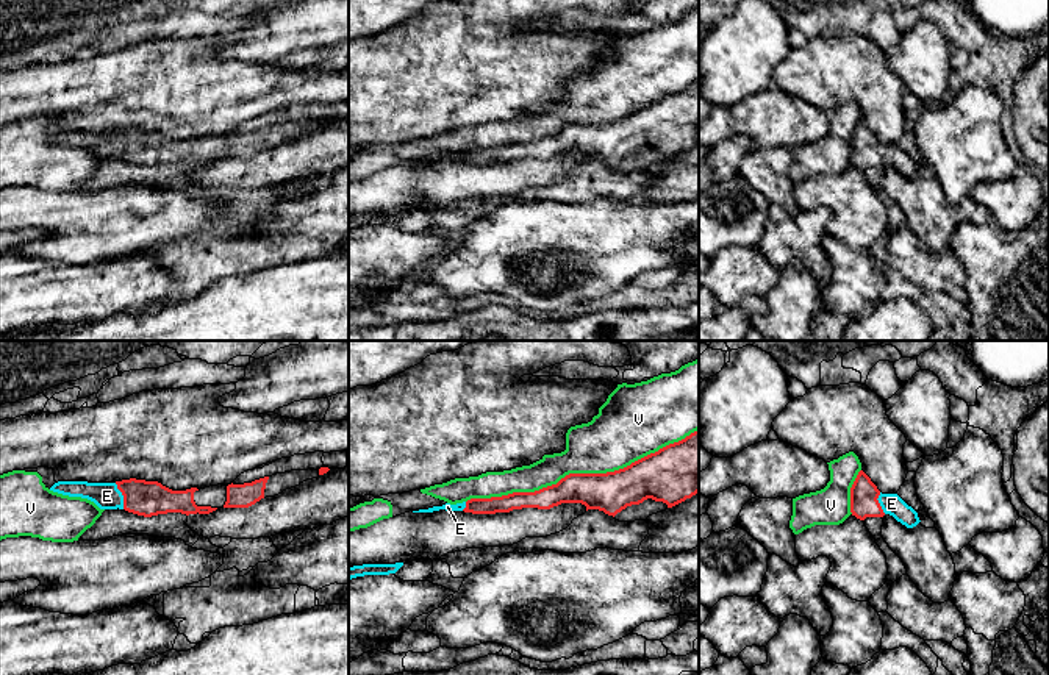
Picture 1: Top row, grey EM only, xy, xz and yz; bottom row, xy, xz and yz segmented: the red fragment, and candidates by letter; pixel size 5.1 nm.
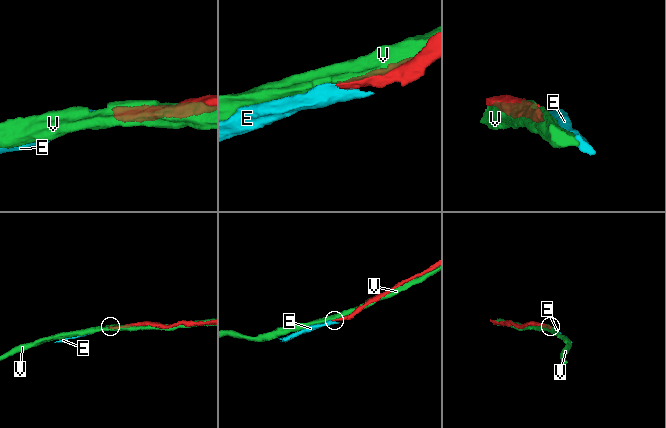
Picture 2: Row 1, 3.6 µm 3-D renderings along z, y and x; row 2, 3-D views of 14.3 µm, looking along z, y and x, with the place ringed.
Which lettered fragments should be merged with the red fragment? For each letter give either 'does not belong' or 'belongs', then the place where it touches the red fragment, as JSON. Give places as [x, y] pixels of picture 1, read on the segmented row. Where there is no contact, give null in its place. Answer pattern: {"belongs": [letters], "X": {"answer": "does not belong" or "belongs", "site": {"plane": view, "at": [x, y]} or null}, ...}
{"belongs": ["E"], "E": {"answer": "belongs", "site": {"plane": "xy", "at": [122, 494]}}, "V": {"answer": "does not belong", "site": {"plane": "xz", "at": [582, 474]}}}

